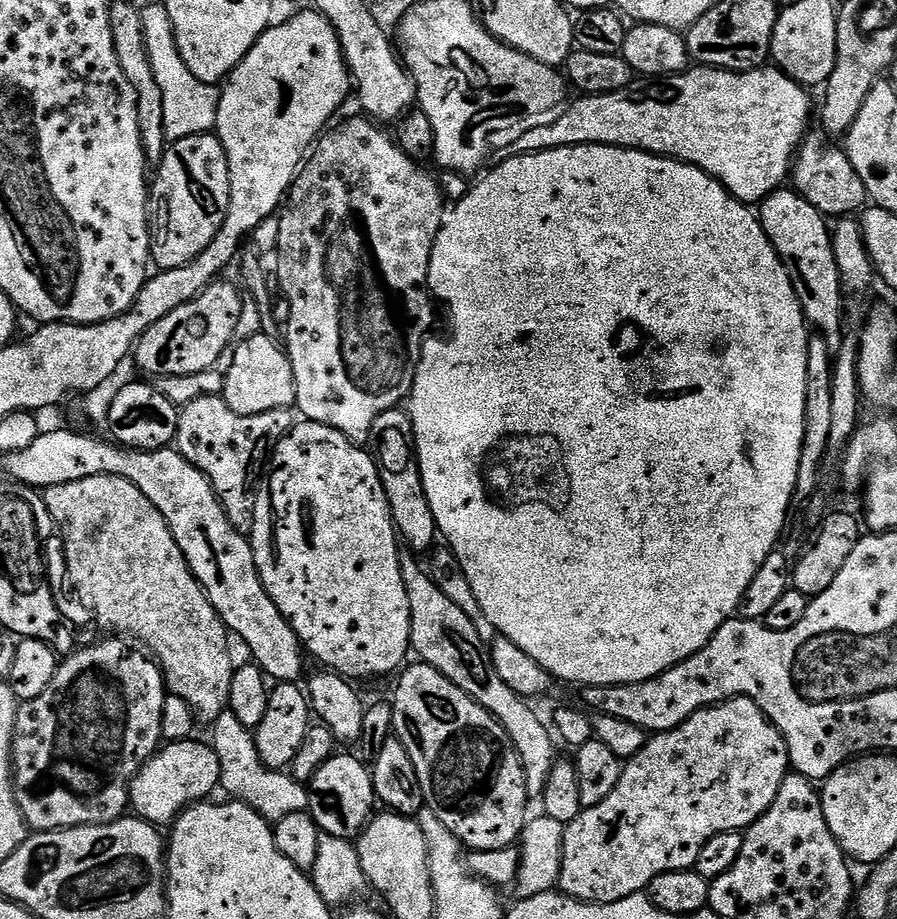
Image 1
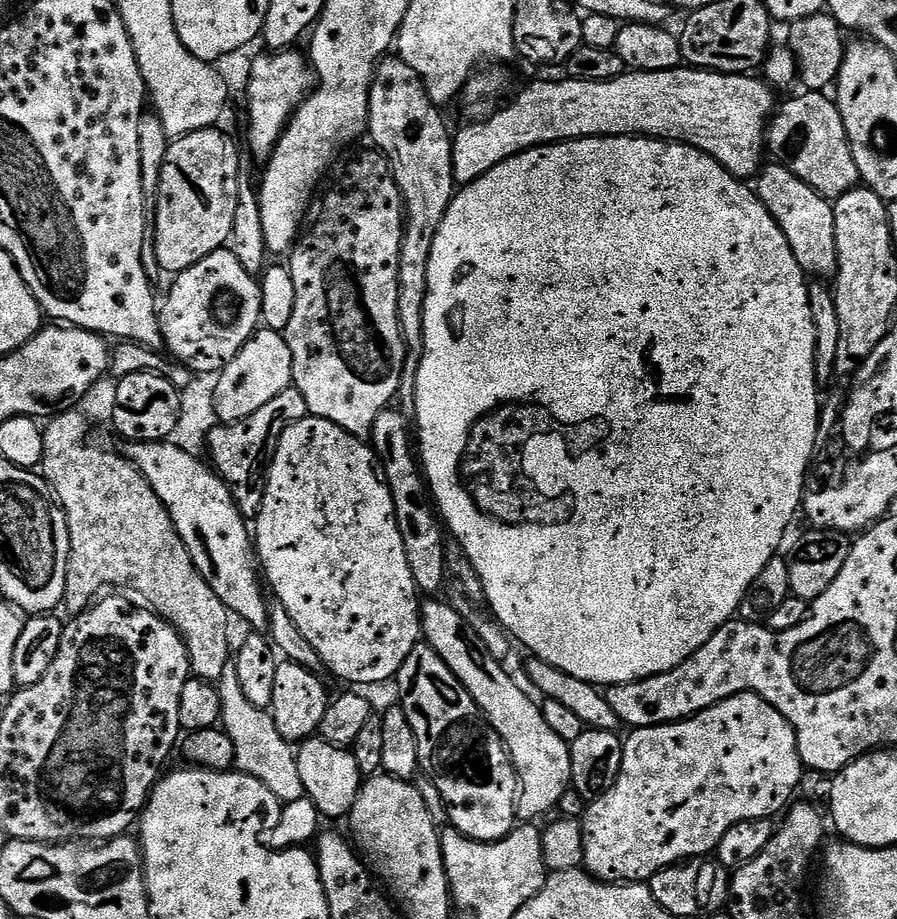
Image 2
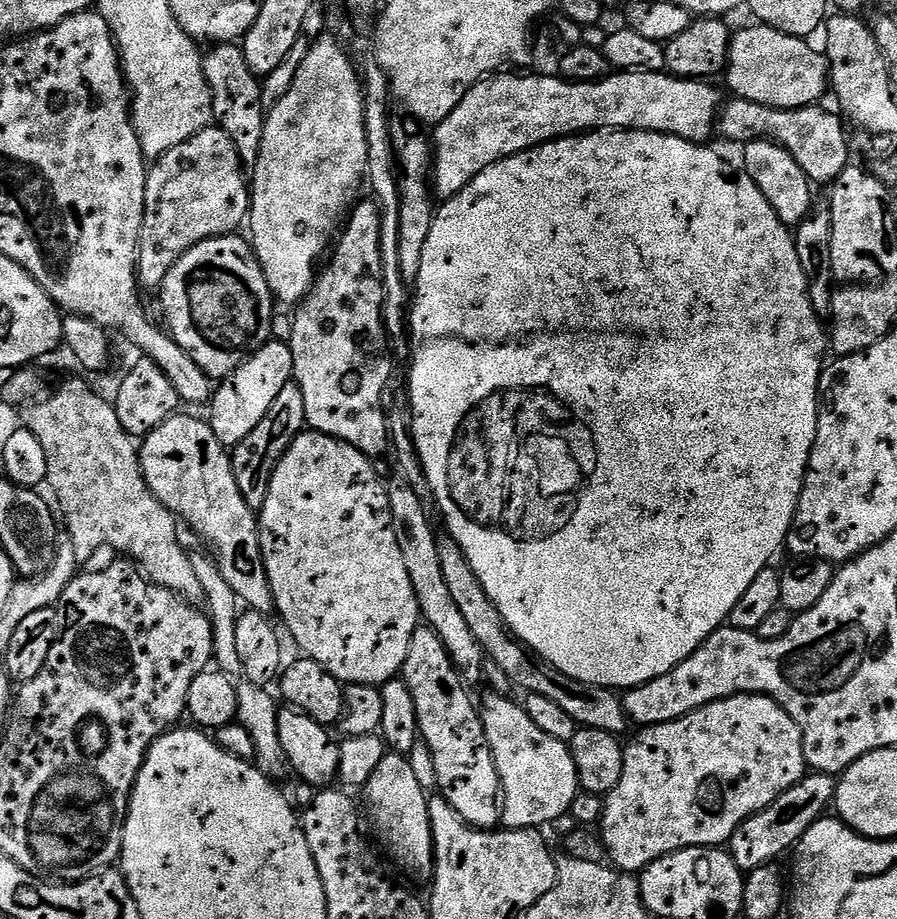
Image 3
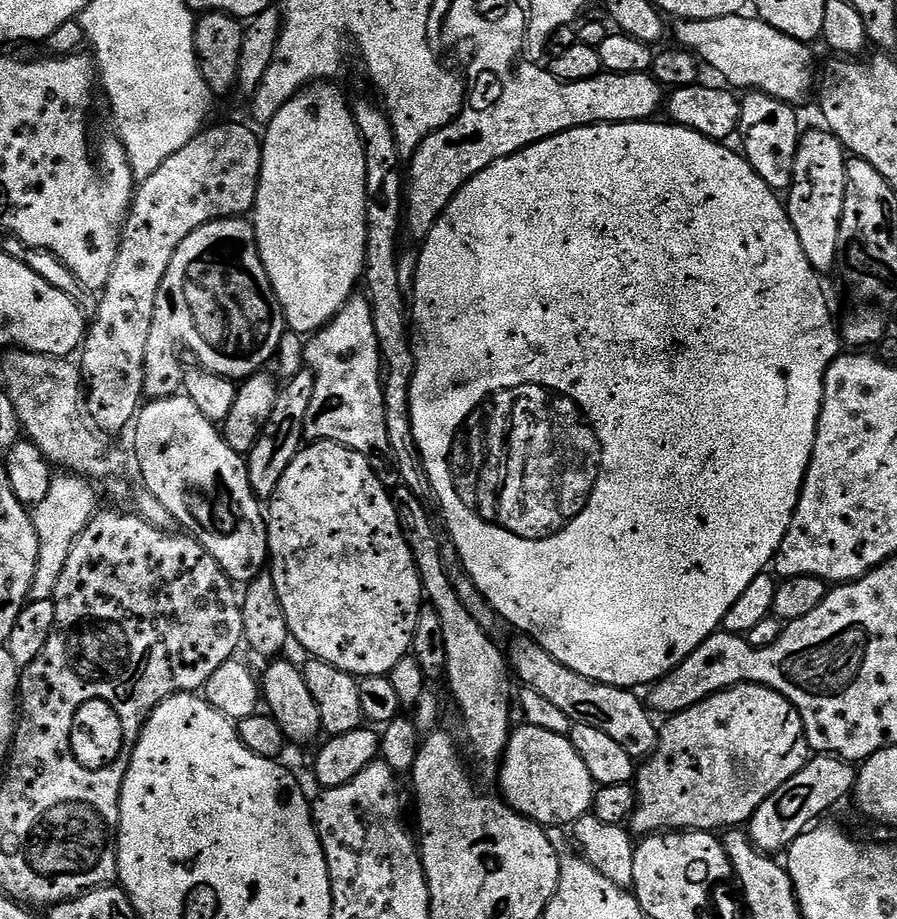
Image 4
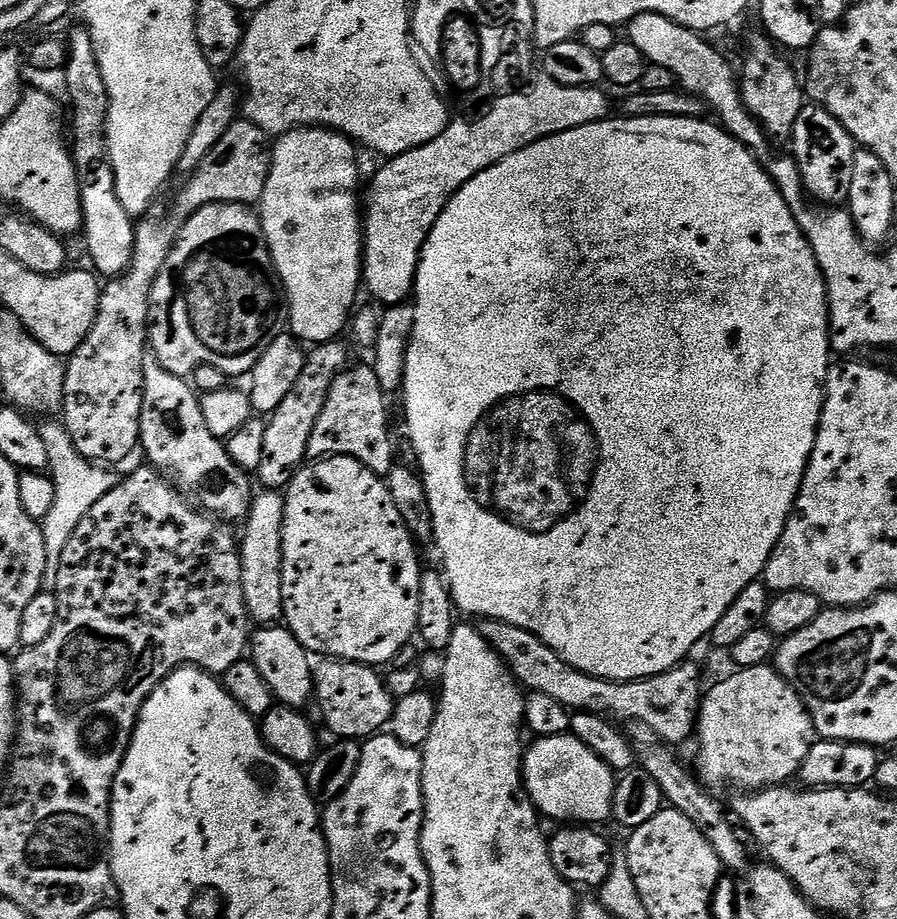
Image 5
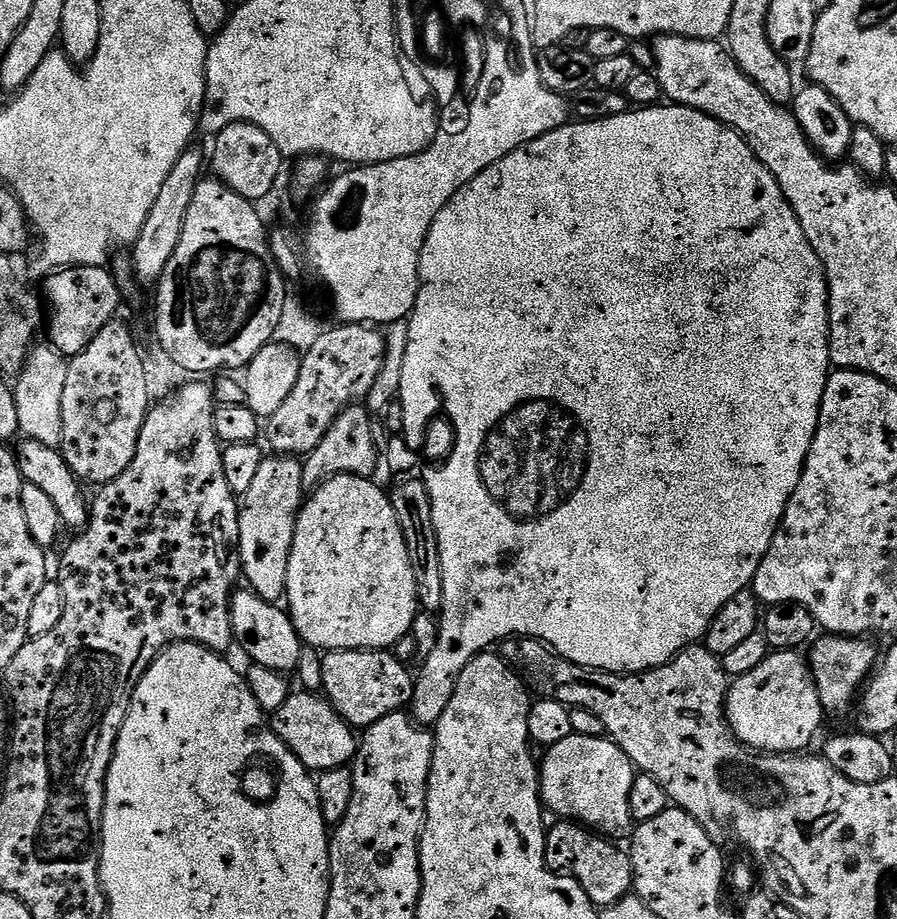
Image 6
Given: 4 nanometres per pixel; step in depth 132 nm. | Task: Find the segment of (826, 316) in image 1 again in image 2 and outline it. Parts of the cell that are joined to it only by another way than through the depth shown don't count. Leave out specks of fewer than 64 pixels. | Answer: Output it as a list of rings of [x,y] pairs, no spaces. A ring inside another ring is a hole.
[[[775,162],[765,163],[761,167],[754,180],[754,191],[766,206],[766,210],[770,210],[774,222],[778,222],[782,234],[786,234],[786,242],[790,242],[790,250],[794,250],[794,258],[798,258],[798,266],[802,266],[805,274],[809,277],[835,277],[833,201],[820,196],[813,188],[806,186],[802,178],[790,174],[790,170]]]

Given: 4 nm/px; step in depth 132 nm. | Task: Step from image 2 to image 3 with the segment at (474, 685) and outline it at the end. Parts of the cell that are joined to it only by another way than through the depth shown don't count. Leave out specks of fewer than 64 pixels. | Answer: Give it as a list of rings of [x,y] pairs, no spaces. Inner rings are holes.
[[[488,696],[484,704],[482,700],[480,720],[484,723],[486,742],[494,754],[494,766],[500,779],[503,827],[540,830],[552,825],[554,818],[571,812],[574,798],[581,791],[571,747],[534,726],[523,703],[515,704],[504,696]]]

